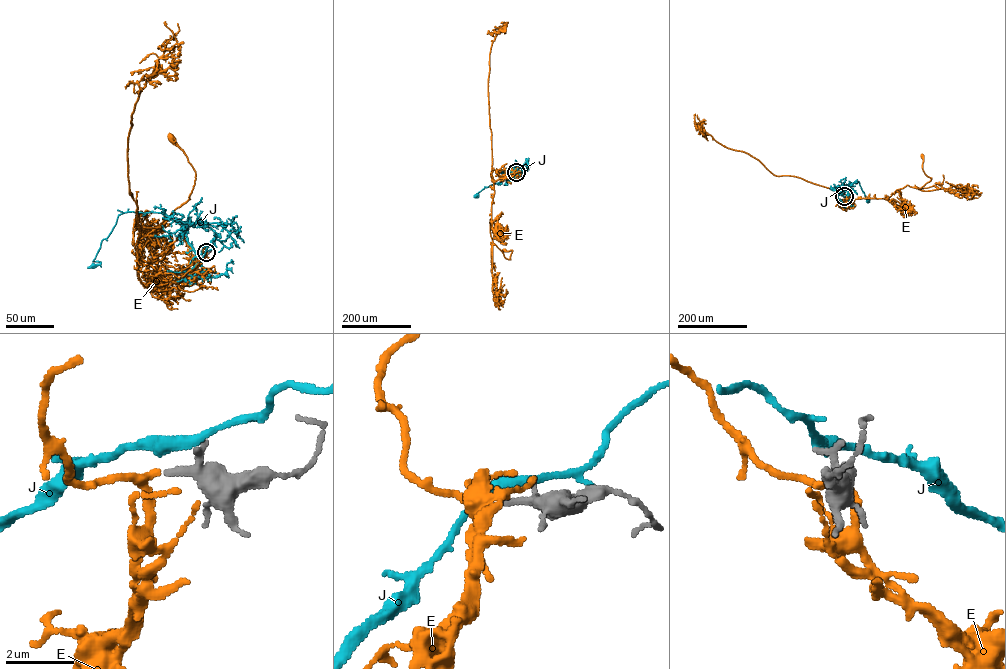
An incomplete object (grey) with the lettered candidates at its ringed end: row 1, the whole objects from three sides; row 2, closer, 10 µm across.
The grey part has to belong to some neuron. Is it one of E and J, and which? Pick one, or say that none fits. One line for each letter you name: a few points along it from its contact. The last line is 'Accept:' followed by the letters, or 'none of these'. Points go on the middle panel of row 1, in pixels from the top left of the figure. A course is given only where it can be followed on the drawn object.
E: Its course: (516, 172), (493, 182), (490, 235), (493, 242), (509, 259), (512, 250), (503, 250)
Accept: E

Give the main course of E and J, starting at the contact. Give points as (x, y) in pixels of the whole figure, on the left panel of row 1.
E: (206, 252), (196, 268), (174, 280), (137, 257), (134, 219), (160, 227), (194, 184), (195, 170), (169, 137)
J: (207, 251), (197, 255), (186, 227), (161, 213), (127, 212), (101, 241), (93, 261), (100, 263), (93, 265)

